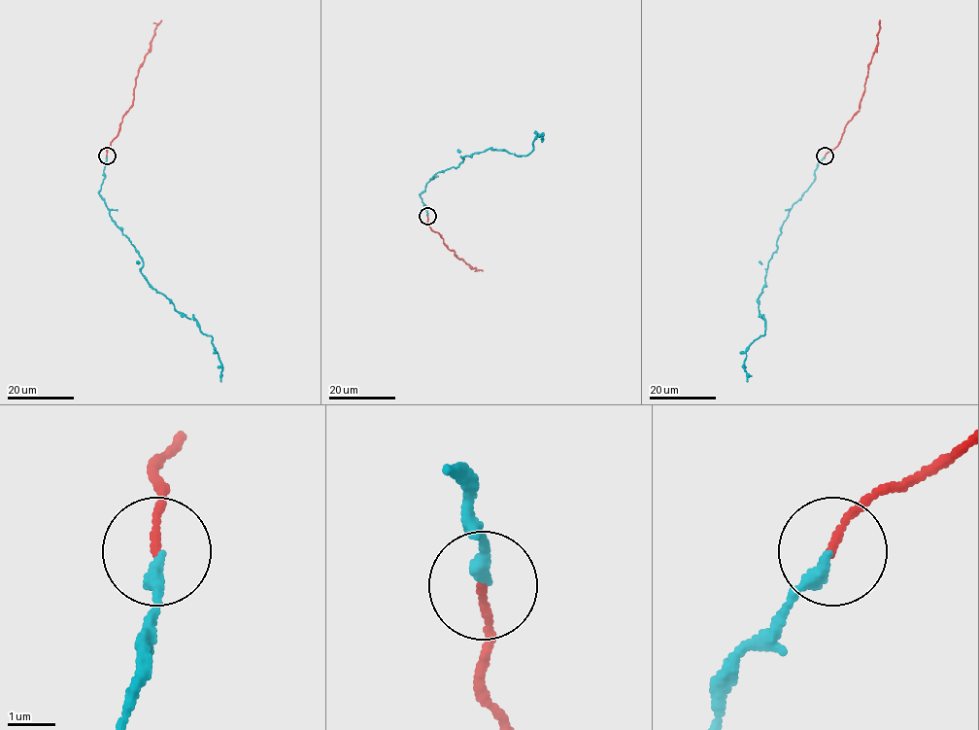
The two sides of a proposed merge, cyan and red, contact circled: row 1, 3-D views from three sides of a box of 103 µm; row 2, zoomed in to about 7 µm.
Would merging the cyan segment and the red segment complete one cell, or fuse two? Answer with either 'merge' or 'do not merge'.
merge

